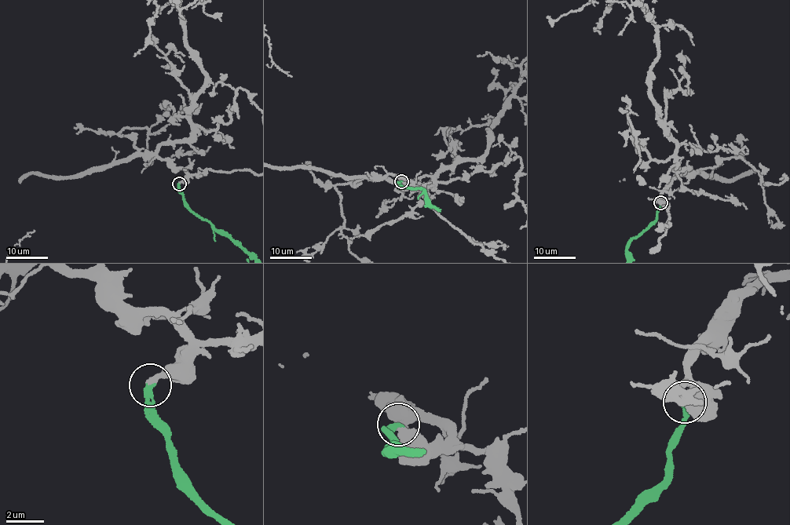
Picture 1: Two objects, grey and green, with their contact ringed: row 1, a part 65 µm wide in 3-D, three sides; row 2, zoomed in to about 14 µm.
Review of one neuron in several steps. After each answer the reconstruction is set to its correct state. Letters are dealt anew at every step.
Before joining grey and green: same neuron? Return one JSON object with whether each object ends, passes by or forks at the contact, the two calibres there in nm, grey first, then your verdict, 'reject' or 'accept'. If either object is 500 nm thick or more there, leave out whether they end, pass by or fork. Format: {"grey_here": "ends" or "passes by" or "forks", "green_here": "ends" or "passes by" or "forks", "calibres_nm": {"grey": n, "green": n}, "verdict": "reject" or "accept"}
{"grey_here": "ends", "green_here": "ends", "calibres_nm": {"grey": 360, "green": 240}, "verdict": "accept"}

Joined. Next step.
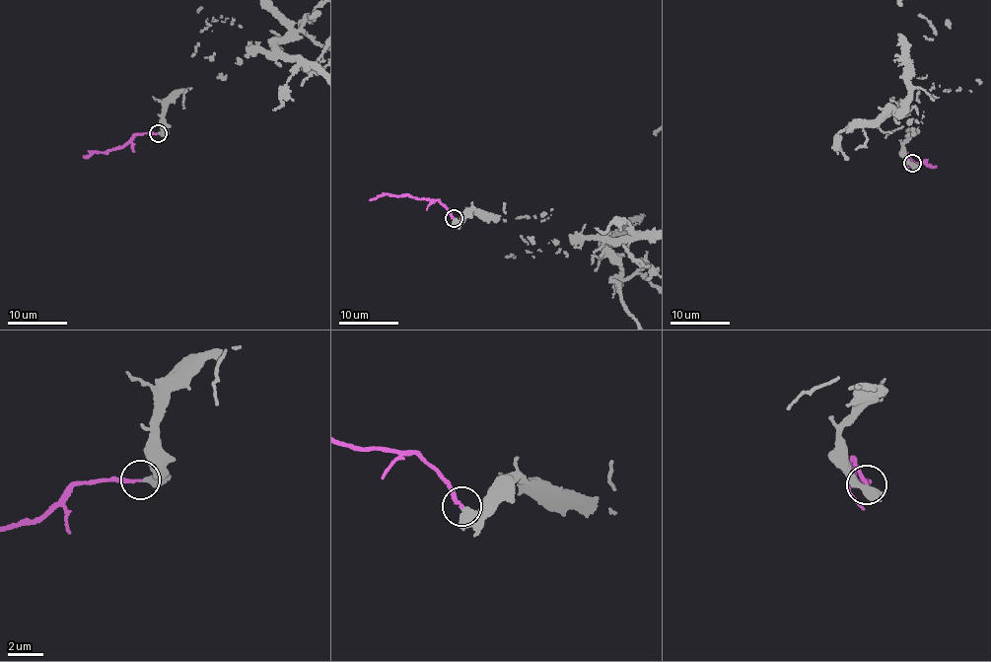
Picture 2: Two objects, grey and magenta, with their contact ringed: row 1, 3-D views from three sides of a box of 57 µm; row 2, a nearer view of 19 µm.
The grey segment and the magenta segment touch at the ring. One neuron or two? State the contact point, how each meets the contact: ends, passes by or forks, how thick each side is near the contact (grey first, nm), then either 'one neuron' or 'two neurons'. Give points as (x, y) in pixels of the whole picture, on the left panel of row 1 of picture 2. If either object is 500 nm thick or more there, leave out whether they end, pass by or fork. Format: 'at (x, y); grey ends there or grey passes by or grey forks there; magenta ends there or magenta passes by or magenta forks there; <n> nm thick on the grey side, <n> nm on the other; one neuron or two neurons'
at (158, 133); grey passes by; magenta ends there; 360 nm thick on the grey side, 190 nm on the other; one neuron

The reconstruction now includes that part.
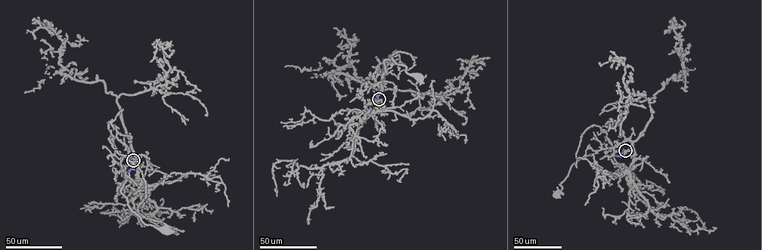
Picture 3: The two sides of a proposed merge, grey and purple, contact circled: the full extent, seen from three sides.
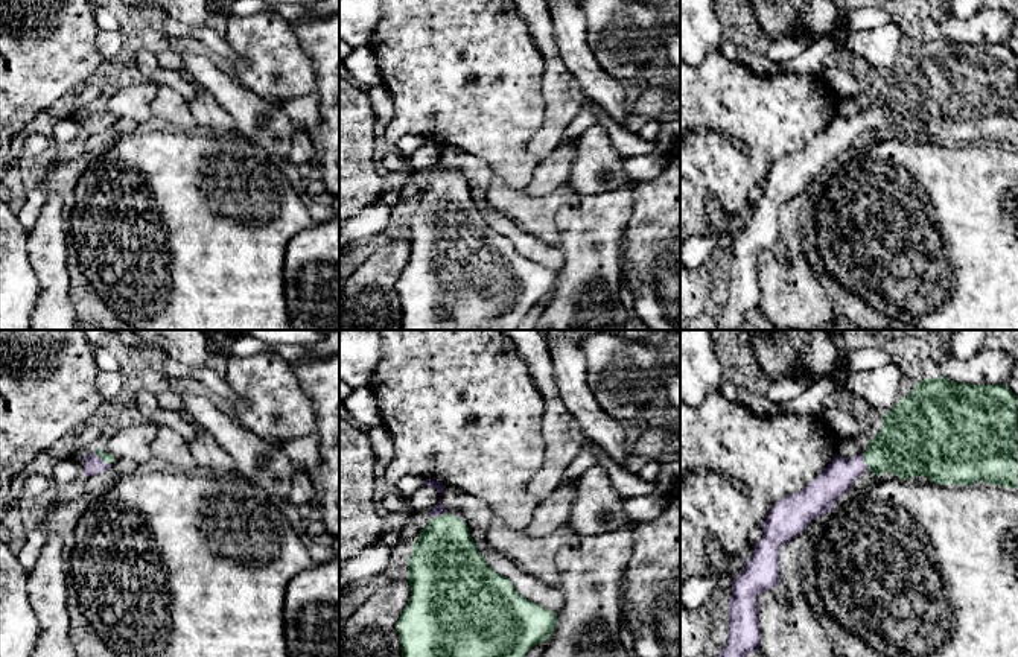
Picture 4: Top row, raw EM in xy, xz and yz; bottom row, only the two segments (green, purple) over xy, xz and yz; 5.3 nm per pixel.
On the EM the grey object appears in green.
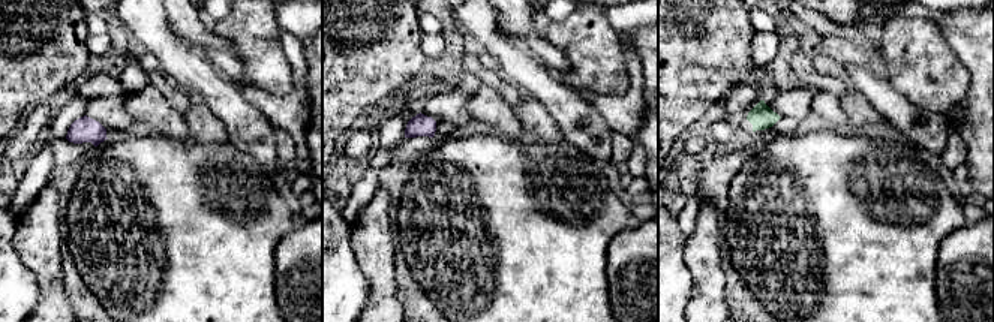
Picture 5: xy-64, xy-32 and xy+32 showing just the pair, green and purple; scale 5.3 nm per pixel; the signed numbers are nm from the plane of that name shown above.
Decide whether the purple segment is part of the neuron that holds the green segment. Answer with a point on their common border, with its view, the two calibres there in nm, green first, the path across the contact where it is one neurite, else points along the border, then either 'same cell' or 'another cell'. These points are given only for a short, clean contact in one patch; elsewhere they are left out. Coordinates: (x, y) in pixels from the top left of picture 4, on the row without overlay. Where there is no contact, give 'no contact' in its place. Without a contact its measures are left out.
meets green in xy at (102, 119); 50 nm thick on the green side, 100 nm on the other; runs through xy (104, 114), (102, 119), (93, 123); same cell

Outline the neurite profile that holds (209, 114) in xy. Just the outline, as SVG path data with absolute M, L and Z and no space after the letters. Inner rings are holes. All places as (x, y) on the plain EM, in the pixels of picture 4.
M198 91L195 97L189 100L189 105L201 131L212 135L239 135L234 128L234 120L207 93Z

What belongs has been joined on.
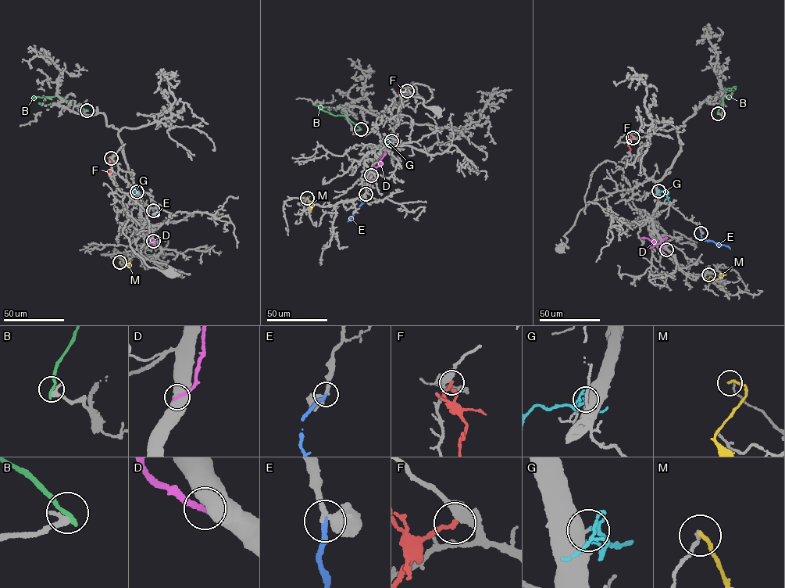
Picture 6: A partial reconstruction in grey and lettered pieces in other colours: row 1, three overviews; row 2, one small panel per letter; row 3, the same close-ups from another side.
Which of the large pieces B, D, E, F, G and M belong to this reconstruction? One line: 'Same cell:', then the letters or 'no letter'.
Same cell: E

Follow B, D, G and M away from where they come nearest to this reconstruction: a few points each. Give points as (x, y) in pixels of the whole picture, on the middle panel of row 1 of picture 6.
B: (361, 129), (348, 119), (342, 109), (315, 105)
D: (371, 175), (385, 152)
G: (391, 141), (383, 144), (378, 152)
M: (307, 197), (312, 202), (312, 208), (302, 211)

